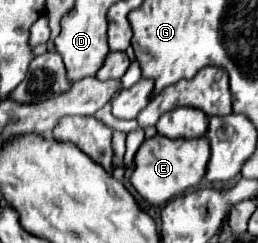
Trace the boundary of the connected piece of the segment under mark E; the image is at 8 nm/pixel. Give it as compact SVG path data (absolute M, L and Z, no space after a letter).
M161 134L145 140L135 154L135 170L131 174L131 184L139 192L143 200L153 206L167 204L167 200L187 192L197 186L207 170L209 162L209 140L207 138L191 138L191 140L169 140Z

